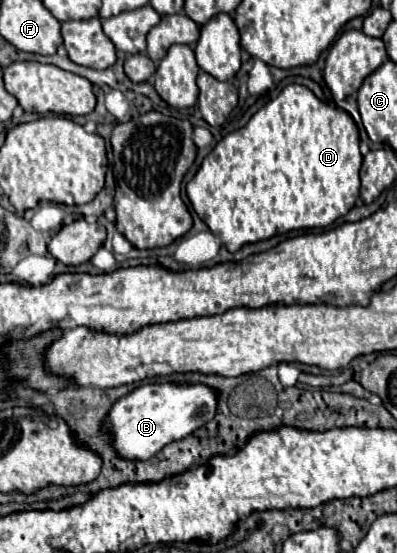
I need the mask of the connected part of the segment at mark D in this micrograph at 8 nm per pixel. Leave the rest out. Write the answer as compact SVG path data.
M287 85L273 101L269 101L267 105L263 105L245 127L229 133L227 137L223 137L213 151L203 159L201 167L197 169L195 177L187 183L187 197L195 209L195 213L199 215L201 221L207 223L207 227L211 229L211 233L215 237L219 237L223 241L223 245L235 253L239 251L243 245L247 243L257 243L257 241L265 241L271 239L275 235L283 235L287 231L295 231L295 229L321 229L331 225L337 217L345 215L357 201L359 197L359 169L361 169L361 153L359 153L359 131L357 125L353 121L353 117L343 111L334 104L322 101L315 97L315 93L311 89L307 89L305 85Z

